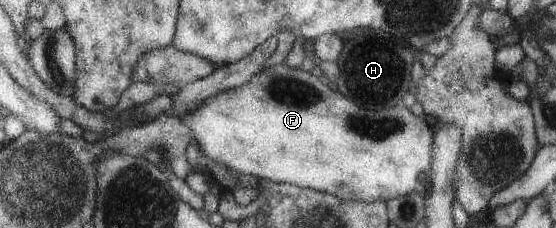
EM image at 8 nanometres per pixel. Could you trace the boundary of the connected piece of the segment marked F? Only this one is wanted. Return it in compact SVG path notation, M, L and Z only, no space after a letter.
M284 63L274 65L260 71L249 83L246 83L242 88L230 90L230 92L222 92L212 97L201 107L188 113L185 118L185 123L188 123L193 128L193 133L196 140L204 153L214 160L216 163L242 174L254 174L260 176L261 179L269 179L272 182L282 183L290 182L290 184L298 184L304 188L314 188L314 190L322 190L334 196L342 194L350 194L354 192L354 200L364 200L364 202L374 202L374 200L389 201L396 197L402 197L408 193L418 193L423 197L427 195L429 186L431 185L429 172L432 162L433 136L435 135L436 125L426 119L424 116L416 116L402 104L396 104L394 100L394 89L392 85L392 100L390 104L382 106L382 108L366 108L366 102L354 102L354 98L346 98L346 94L342 94L332 85L322 83L322 80L312 73L304 71L300 68L292 68Z

